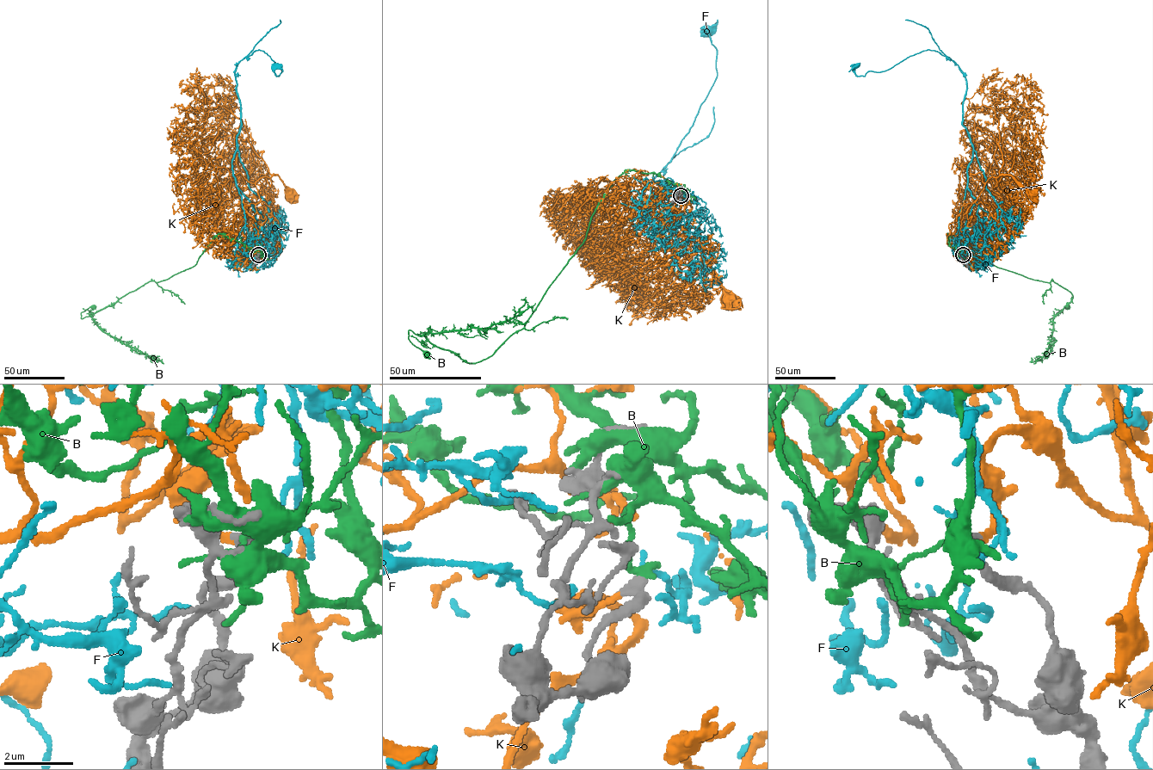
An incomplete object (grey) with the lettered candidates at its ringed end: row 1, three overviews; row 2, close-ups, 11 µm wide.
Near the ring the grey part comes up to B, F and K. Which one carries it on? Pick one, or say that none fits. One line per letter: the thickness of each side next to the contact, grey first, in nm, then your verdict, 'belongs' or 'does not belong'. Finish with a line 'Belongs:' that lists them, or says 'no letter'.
B: calibres 300 and 240 nm; does not belong
F: calibres 240 and 160 nm; does not belong
K: calibres 300 and 150 nm; belongs
Belongs: K

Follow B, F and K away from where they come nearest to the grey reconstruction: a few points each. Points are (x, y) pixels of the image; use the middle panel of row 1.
B: (682, 194), (677, 184), (653, 172), (622, 173), (522, 329), (476, 363), (410, 329), (410, 341), (427, 354)
F: (682, 194), (660, 187), (639, 206), (647, 210), (645, 187), (717, 76), (709, 29)
K: (681, 194), (675, 203), (681, 192), (671, 192), (682, 212), (676, 229), (698, 246), (722, 298), (728, 300)

